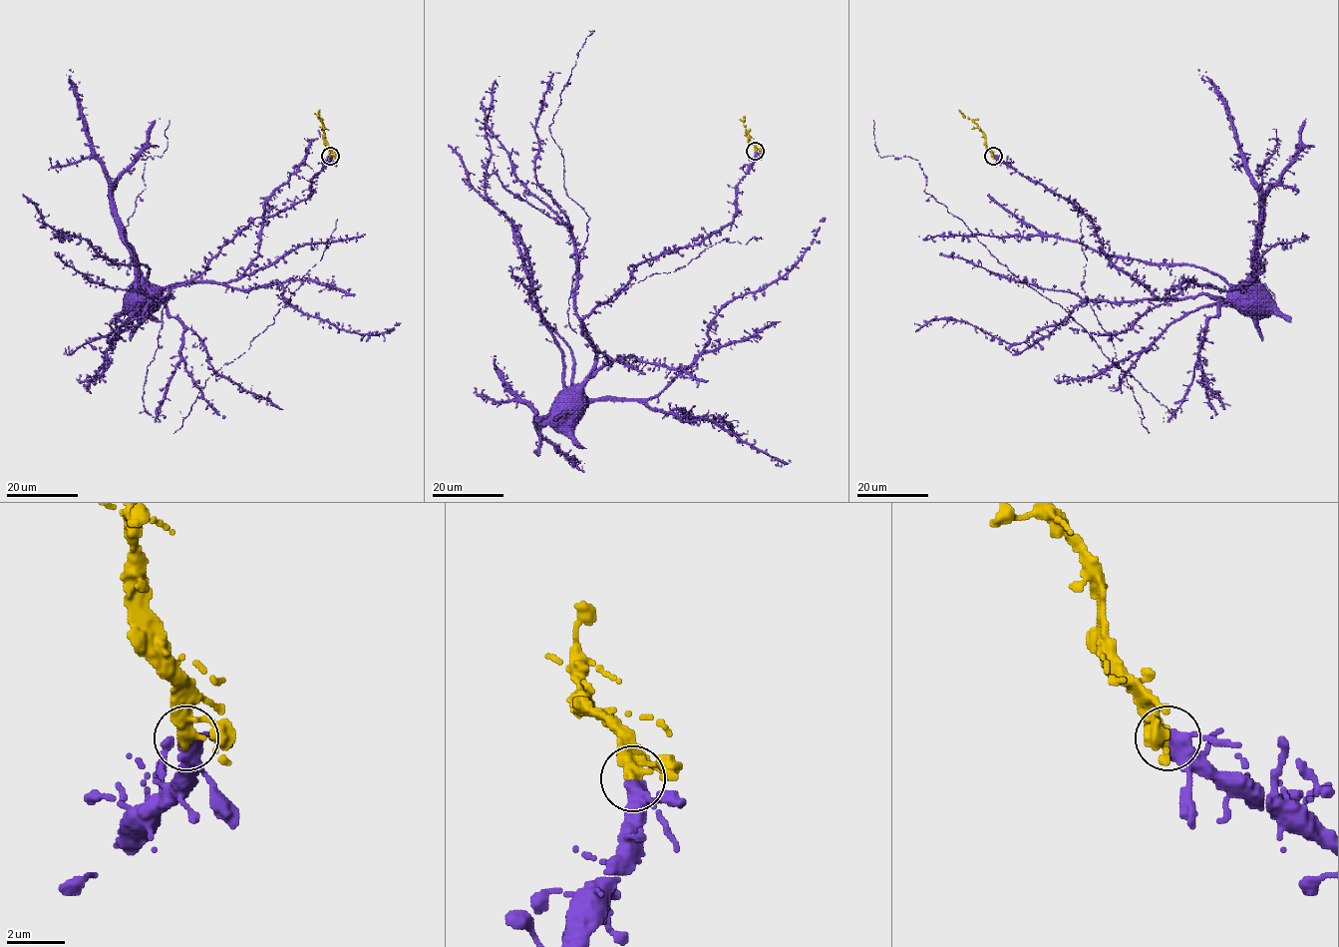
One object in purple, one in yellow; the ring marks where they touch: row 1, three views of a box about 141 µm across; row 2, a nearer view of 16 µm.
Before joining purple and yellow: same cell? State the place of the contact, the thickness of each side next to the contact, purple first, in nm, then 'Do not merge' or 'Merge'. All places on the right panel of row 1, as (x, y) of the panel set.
Place: (993, 156). Thickness 400 nm (purple) against 380 nm. Merge

